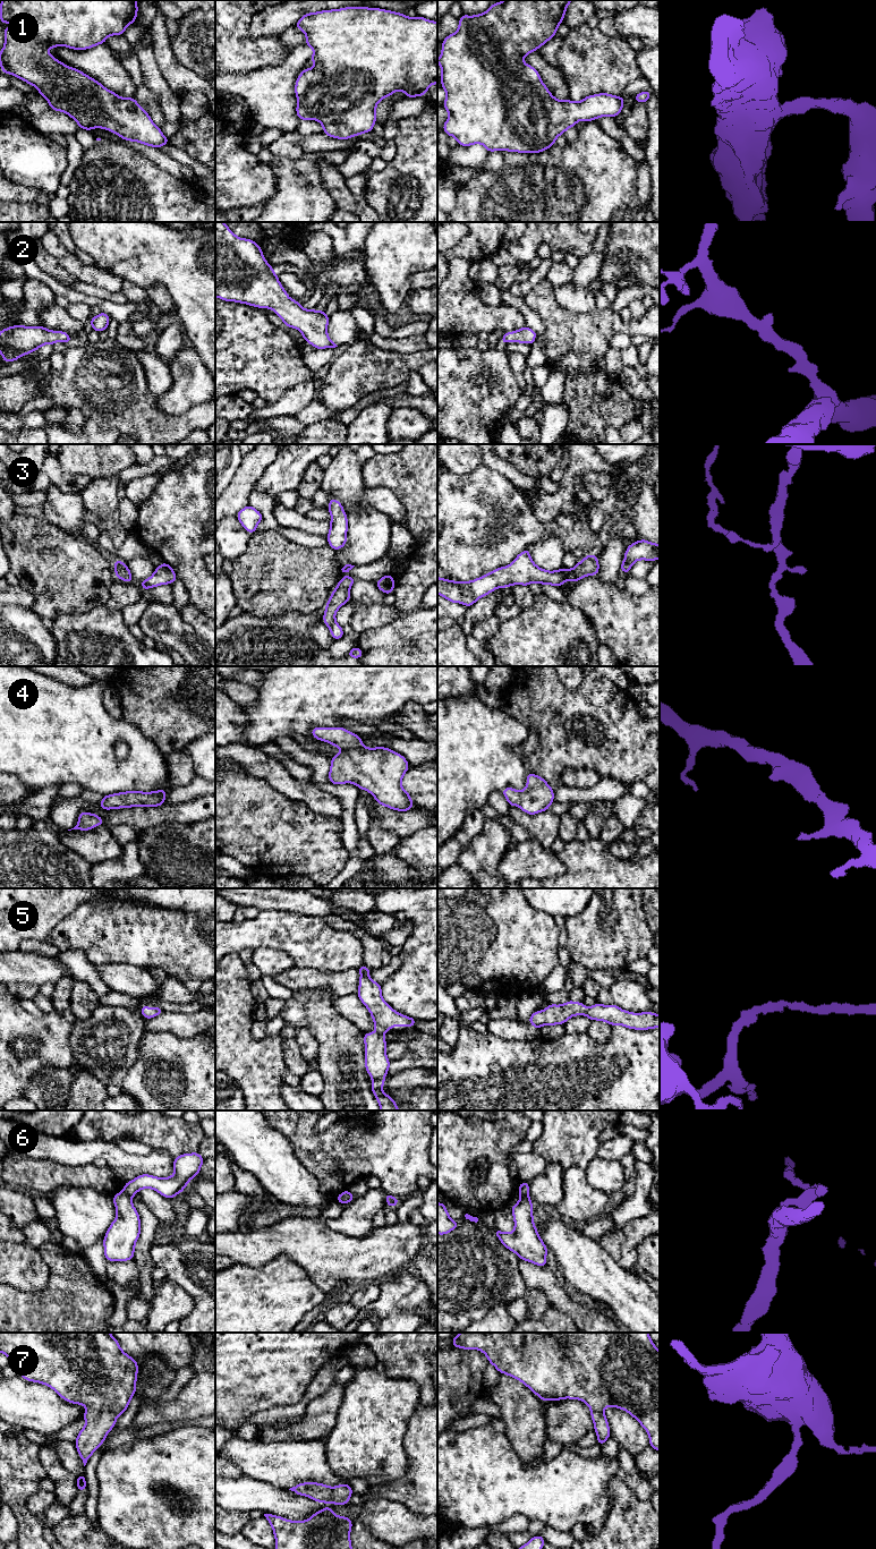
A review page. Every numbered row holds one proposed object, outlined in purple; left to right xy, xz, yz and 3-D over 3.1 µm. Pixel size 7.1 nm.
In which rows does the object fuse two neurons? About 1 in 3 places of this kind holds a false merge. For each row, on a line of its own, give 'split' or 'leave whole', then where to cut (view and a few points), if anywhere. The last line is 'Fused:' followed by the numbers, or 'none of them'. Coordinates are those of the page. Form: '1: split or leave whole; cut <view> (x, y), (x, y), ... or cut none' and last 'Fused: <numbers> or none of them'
1: leave whole; cut none
2: leave whole; cut none
3: leave whole; cut none
4: leave whole; cut none
5: leave whole; cut none
6: split; cut xy (124, 1190), (132, 1197)
7: leave whole; cut none
Fused: 6

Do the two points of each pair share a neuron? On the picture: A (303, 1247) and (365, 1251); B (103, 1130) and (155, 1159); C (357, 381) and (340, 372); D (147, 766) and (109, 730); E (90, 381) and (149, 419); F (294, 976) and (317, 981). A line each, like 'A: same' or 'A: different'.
A: same
B: different
C: same
D: same
E: same
F: same

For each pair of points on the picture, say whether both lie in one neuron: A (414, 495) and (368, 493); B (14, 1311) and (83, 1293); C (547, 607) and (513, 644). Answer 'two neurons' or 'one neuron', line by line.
A: two neurons
B: one neuron
C: one neuron

